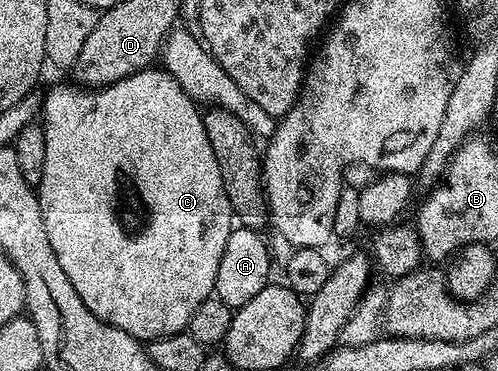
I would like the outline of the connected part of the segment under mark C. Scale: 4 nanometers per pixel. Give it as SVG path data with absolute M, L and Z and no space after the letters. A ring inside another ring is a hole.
M158 66L145 68L143 72L132 74L106 88L87 90L85 87L70 84L62 84L50 93L47 91L40 113L47 149L44 155L43 178L36 191L40 210L44 214L44 226L48 230L48 242L52 242L52 250L56 250L56 258L60 258L60 267L64 274L68 274L68 282L76 286L80 302L84 302L84 306L88 306L88 310L92 310L96 318L143 342L185 332L186 323L190 321L192 314L196 314L196 306L214 295L216 270L220 267L220 257L224 255L224 242L228 242L228 234L235 223L228 194L224 194L224 182L220 179L220 166L216 166L216 154L212 154L212 142L208 142L208 134L204 134L199 105L185 93L176 78Z

